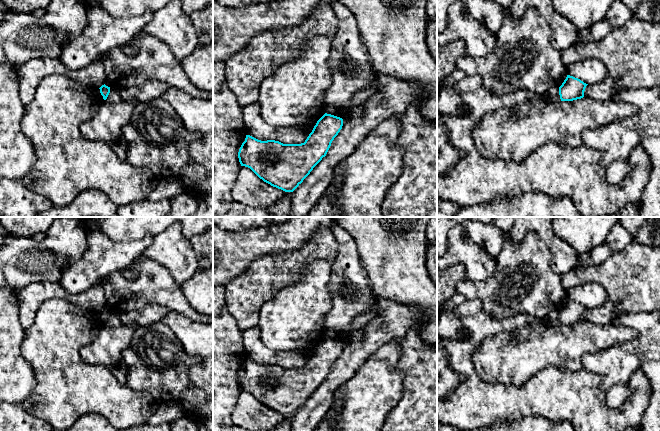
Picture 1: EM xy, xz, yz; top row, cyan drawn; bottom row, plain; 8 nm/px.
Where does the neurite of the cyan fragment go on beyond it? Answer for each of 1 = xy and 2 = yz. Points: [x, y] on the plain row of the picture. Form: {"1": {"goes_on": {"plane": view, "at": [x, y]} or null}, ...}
{"1": {"goes_on": null}, "2": {"goes_on": null}}

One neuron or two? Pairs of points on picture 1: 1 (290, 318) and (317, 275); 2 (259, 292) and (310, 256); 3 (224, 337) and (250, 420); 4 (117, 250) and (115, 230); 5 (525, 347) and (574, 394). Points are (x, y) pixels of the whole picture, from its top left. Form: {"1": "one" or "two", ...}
{"1": "one", "2": "one", "3": "two", "4": "two", "5": "two"}

